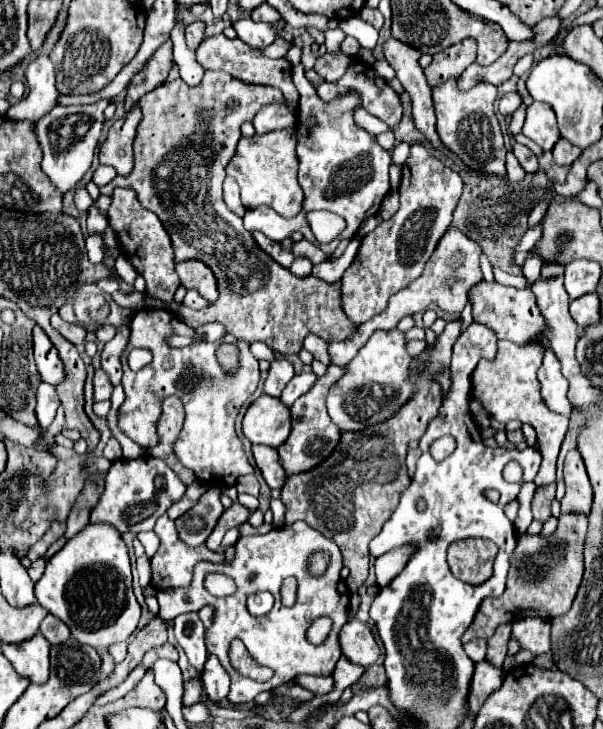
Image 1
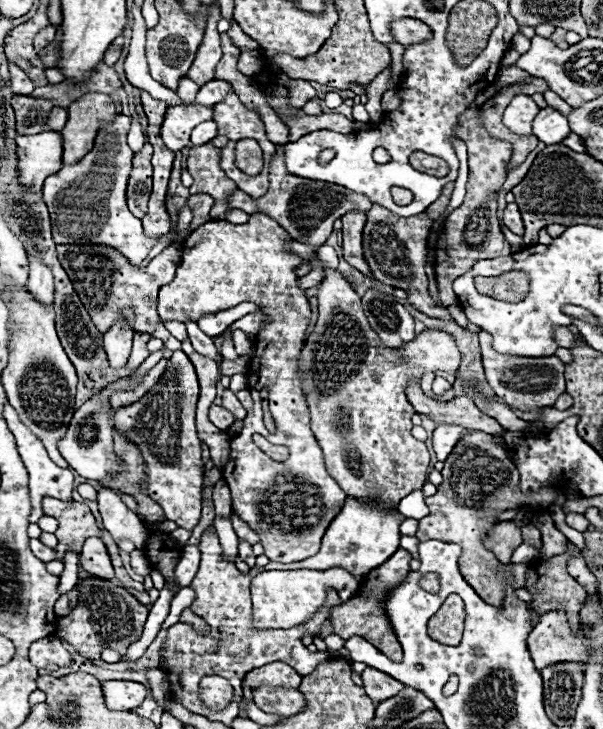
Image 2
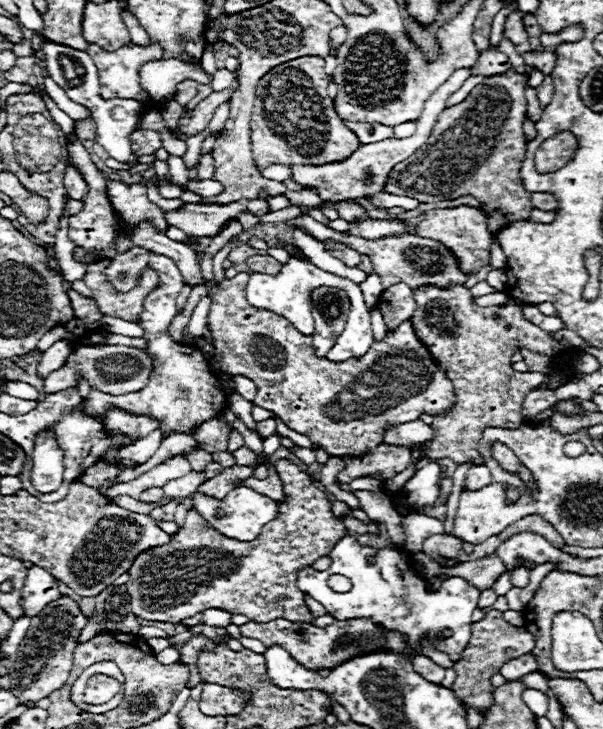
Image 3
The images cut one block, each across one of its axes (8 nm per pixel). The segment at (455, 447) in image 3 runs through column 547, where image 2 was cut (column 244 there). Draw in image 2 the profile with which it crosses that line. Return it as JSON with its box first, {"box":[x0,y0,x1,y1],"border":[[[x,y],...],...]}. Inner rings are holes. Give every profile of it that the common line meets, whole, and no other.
{"box":[232,330,252,354],"border":[[[234,330],[232,332],[232,338],[234,338],[234,346],[236,346],[236,352],[238,354],[246,354],[250,350],[252,342],[250,342],[250,338],[242,330]]]}

